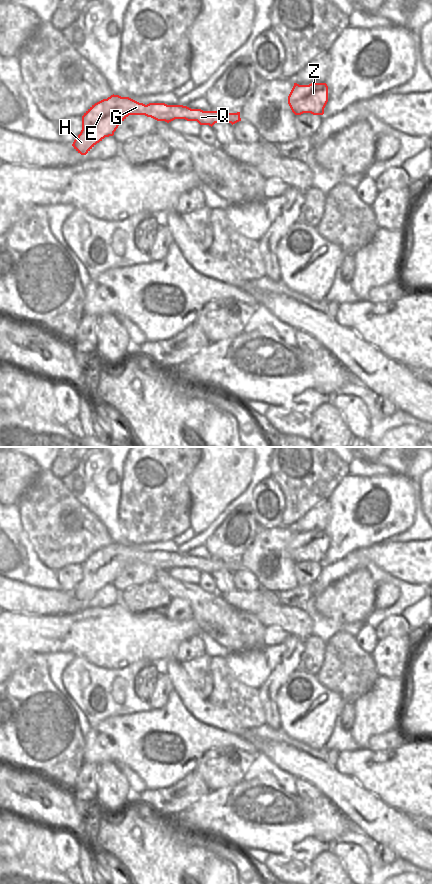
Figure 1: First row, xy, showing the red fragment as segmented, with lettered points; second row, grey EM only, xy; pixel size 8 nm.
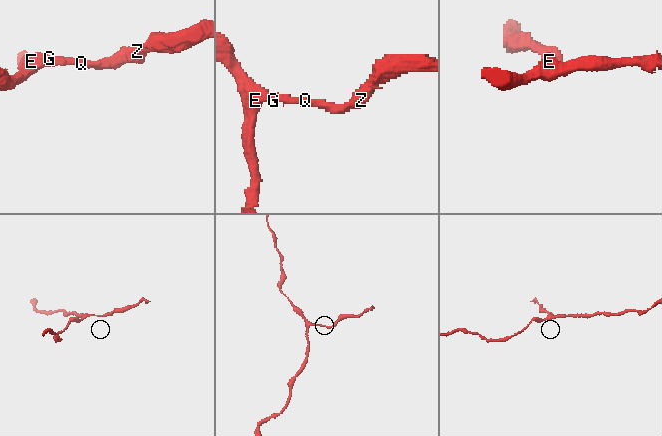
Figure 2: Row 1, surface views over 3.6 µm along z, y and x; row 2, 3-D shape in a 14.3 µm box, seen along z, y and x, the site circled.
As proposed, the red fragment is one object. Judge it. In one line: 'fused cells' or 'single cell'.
single cell

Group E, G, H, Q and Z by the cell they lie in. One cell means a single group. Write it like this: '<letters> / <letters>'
E G H Q Z

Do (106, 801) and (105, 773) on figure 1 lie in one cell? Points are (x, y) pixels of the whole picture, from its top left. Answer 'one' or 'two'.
one

